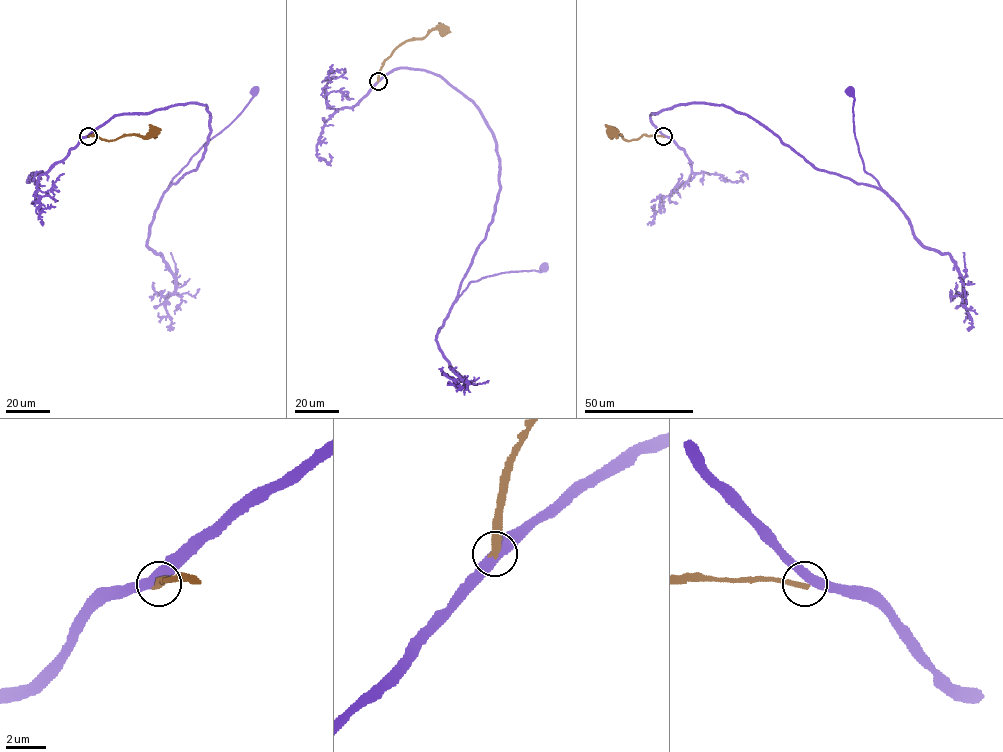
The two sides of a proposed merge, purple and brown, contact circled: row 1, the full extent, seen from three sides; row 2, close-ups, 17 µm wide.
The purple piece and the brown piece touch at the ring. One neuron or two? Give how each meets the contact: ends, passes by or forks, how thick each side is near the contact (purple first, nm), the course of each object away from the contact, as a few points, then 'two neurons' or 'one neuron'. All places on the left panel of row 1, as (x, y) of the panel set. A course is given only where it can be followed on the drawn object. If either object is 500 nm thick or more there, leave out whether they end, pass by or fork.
purple passes by | brown ends | 480/280 nm | purple via (88, 136), (113, 116), (204, 104), (210, 134), (203, 157), (167, 189), (254, 92) | brown via (88, 136), (115, 140), (127, 135), (146, 137), (152, 130) | two neurons

